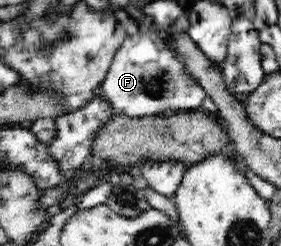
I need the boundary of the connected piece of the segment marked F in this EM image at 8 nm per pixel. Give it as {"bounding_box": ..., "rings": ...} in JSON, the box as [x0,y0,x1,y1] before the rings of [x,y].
{"bounding_box":[96,30,206,118],"rings":[[[163,30],[141,31],[125,41],[124,45],[115,53],[113,61],[105,74],[104,80],[96,91],[98,97],[106,101],[115,115],[139,118],[157,116],[167,112],[200,110],[206,98],[203,88],[182,67],[182,61],[175,56],[173,50],[165,44]]]}

